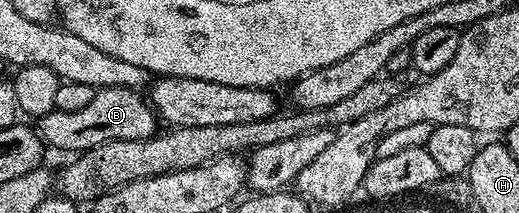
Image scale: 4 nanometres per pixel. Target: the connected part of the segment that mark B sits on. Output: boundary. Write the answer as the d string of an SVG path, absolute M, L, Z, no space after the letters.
M100 88L95 91L92 102L81 110L60 110L44 114L37 121L37 131L43 141L62 152L81 154L102 143L120 139L148 139L159 131L160 121L147 97L132 88Z

